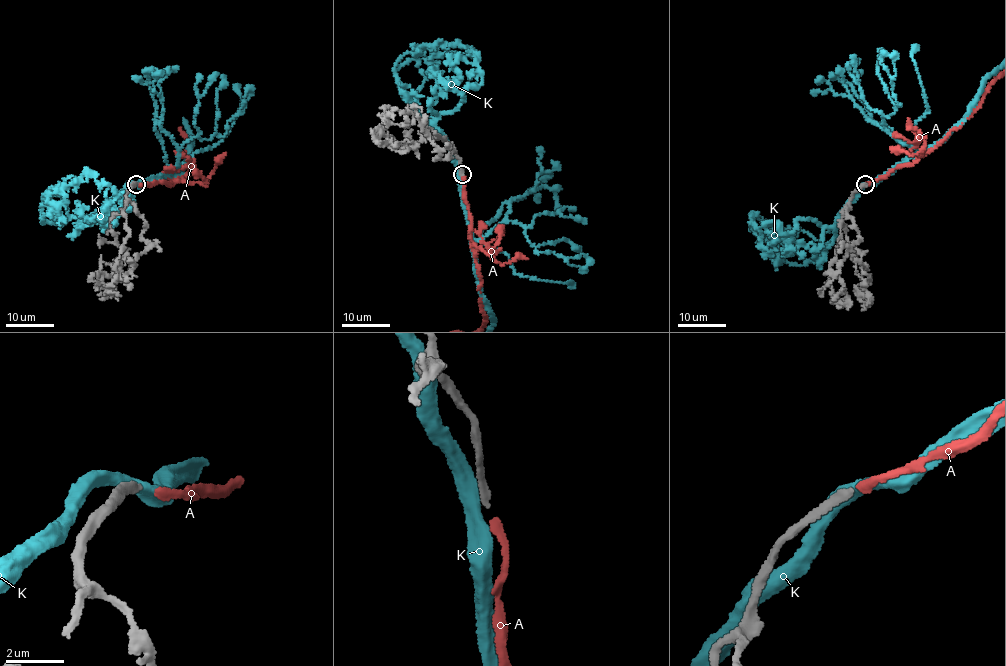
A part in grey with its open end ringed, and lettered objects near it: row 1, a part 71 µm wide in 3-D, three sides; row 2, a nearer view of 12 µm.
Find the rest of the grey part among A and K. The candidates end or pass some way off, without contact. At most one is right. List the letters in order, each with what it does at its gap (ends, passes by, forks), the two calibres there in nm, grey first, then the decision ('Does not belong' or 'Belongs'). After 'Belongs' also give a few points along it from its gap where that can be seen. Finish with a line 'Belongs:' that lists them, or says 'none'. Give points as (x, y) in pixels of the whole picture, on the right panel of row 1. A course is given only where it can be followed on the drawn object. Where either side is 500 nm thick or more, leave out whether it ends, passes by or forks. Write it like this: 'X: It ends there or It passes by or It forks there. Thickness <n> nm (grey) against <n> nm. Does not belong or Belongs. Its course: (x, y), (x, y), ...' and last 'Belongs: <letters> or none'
A: It ends there. Thickness 240 nm (grey) against 220 nm. Belongs
K: It passes by. Thickness 240 nm (grey) against 480 nm. Does not belong
Belongs: A

